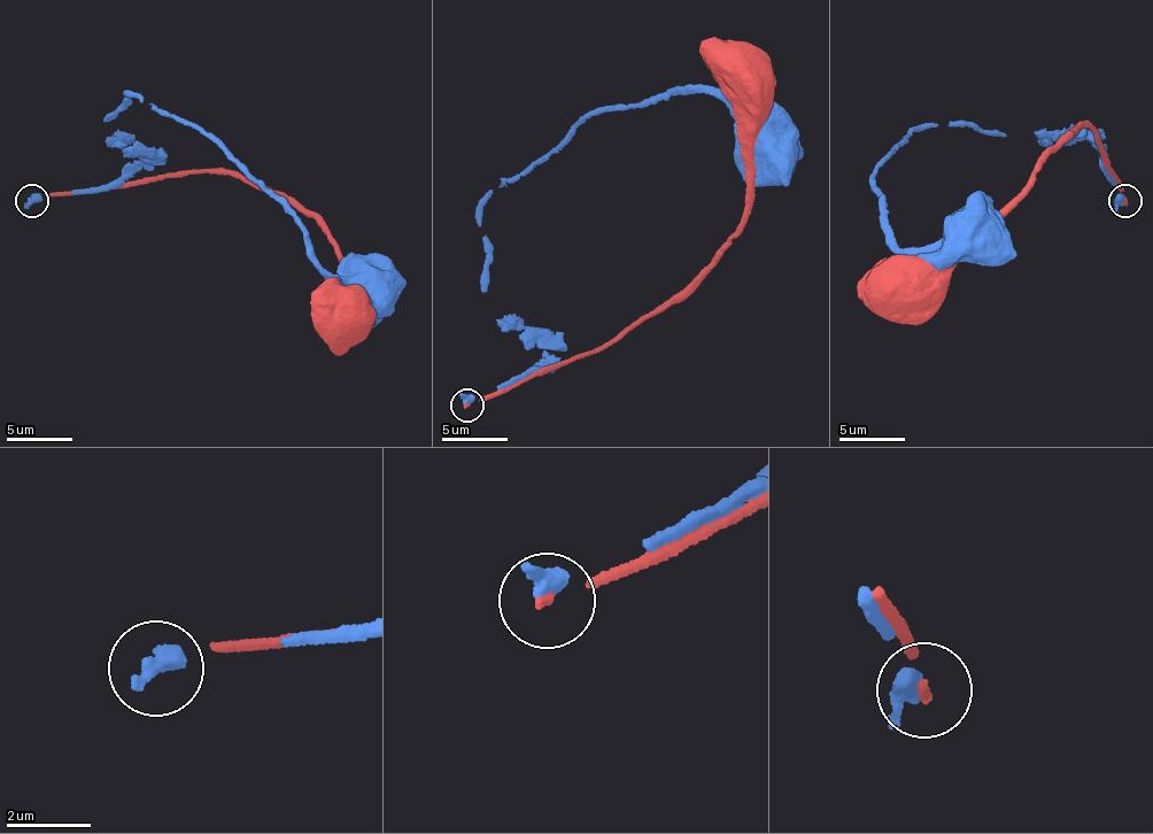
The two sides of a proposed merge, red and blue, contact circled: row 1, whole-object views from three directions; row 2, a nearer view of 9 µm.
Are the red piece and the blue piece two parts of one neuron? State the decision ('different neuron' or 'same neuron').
different neuron

